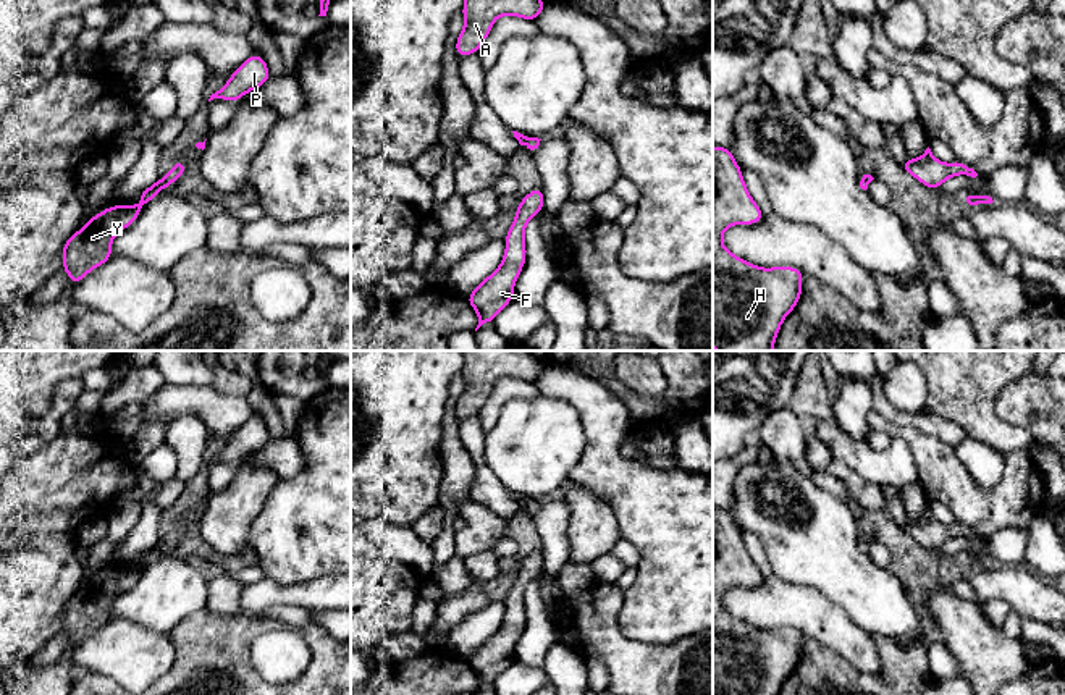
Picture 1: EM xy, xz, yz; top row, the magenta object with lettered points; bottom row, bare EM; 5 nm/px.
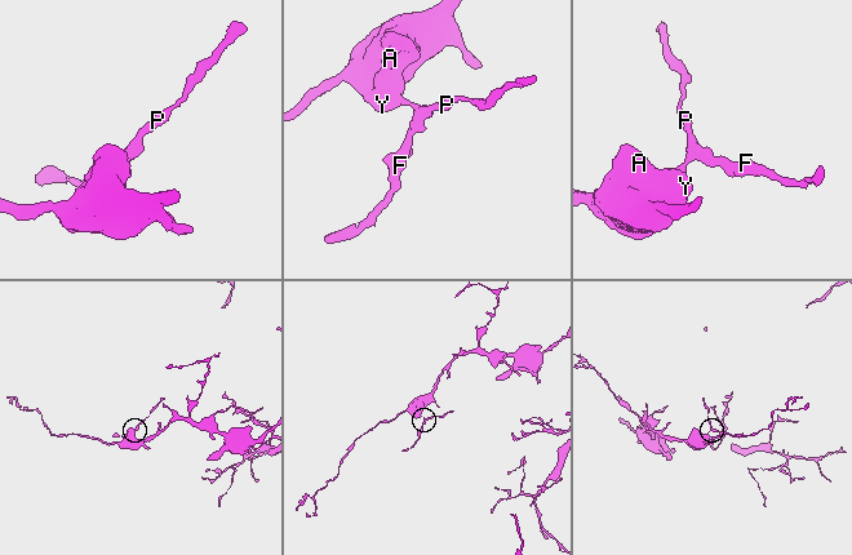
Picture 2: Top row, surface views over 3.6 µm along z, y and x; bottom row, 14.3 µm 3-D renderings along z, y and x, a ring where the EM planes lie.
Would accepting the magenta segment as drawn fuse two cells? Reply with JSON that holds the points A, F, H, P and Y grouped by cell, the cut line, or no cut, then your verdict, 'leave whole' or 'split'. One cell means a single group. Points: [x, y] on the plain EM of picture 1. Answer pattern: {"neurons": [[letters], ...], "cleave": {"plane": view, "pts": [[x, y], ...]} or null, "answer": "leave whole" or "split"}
{"neurons": [["A", "F", "H", "P", "Y"]], "cleave": null, "answer": "leave whole"}

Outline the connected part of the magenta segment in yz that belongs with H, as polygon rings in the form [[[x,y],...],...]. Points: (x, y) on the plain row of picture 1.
[[[713,508],[713,695],[779,695],[802,659],[800,630],[761,630],[722,606],[729,588],[763,580],[730,511]]]

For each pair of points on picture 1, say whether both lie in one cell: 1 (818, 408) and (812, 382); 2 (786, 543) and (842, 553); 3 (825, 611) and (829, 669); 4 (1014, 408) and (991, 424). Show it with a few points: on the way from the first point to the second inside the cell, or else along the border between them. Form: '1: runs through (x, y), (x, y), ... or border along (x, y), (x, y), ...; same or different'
1: runs through (812, 401), (812, 388); same
2: runs through (800, 543), (816, 543), (828, 553); same
3: border along (804, 636), (839, 653), (860, 671); different
4: border along (1010, 382), (996, 412), (1031, 437); different

